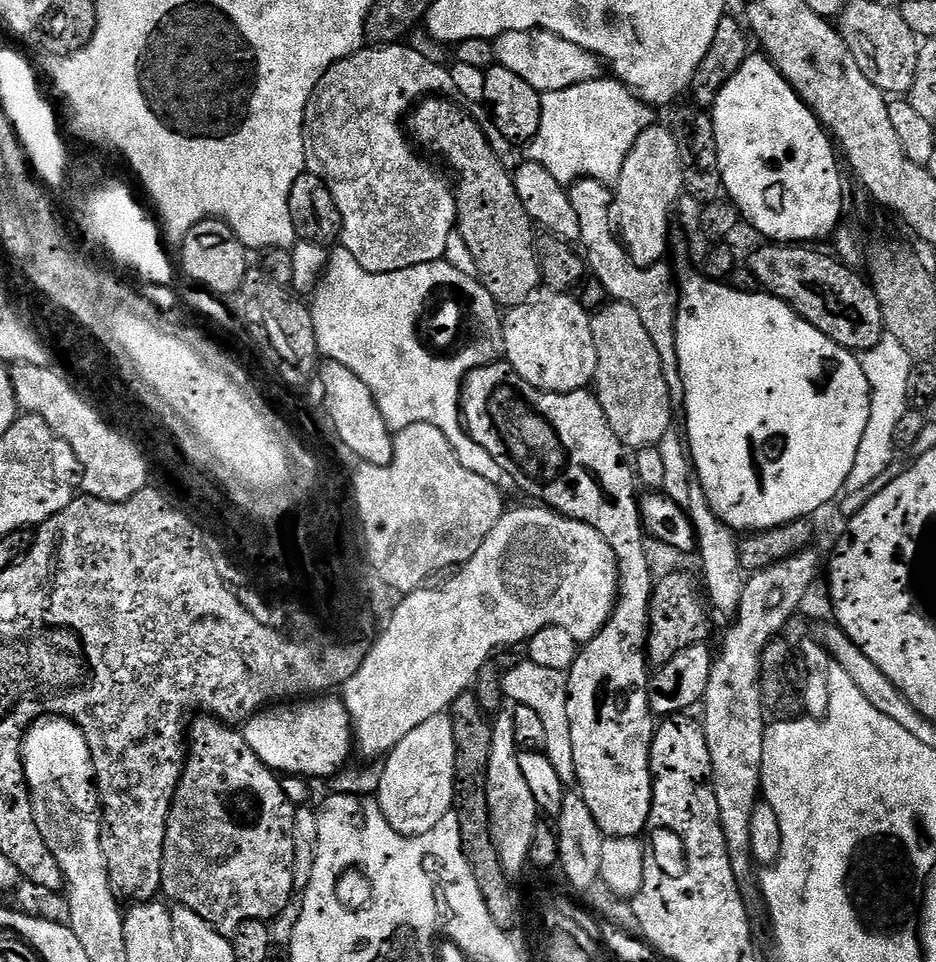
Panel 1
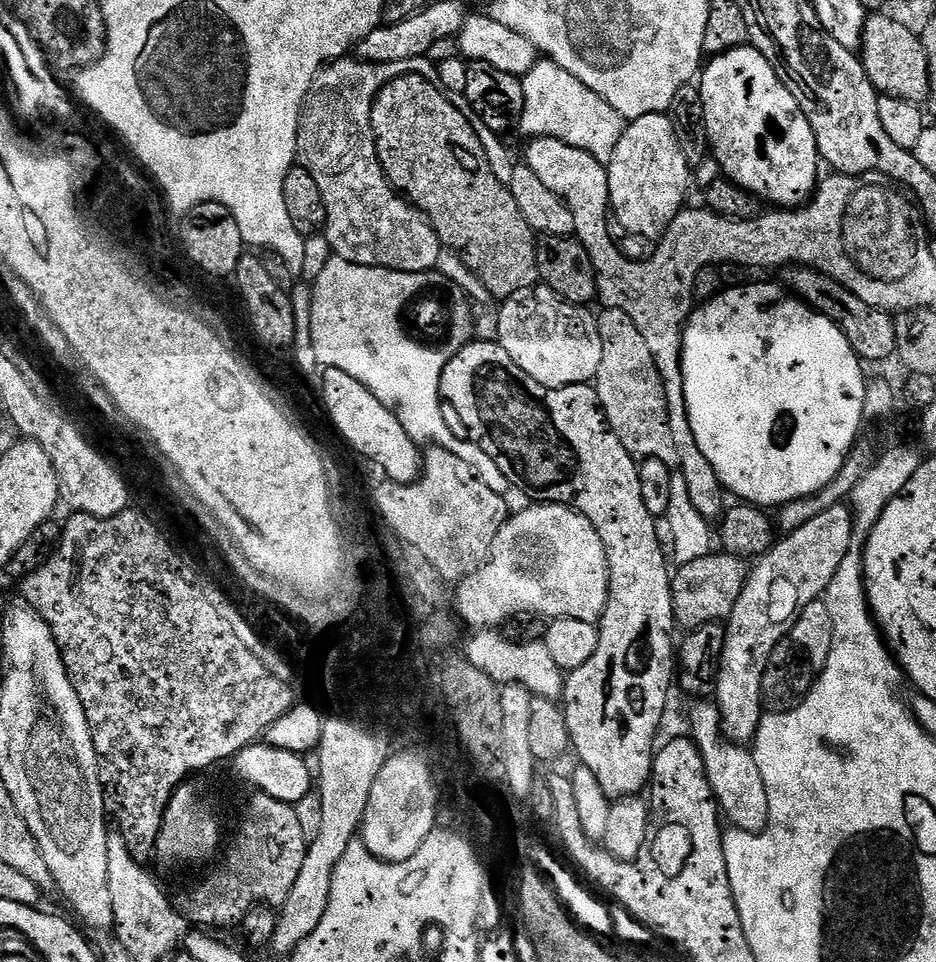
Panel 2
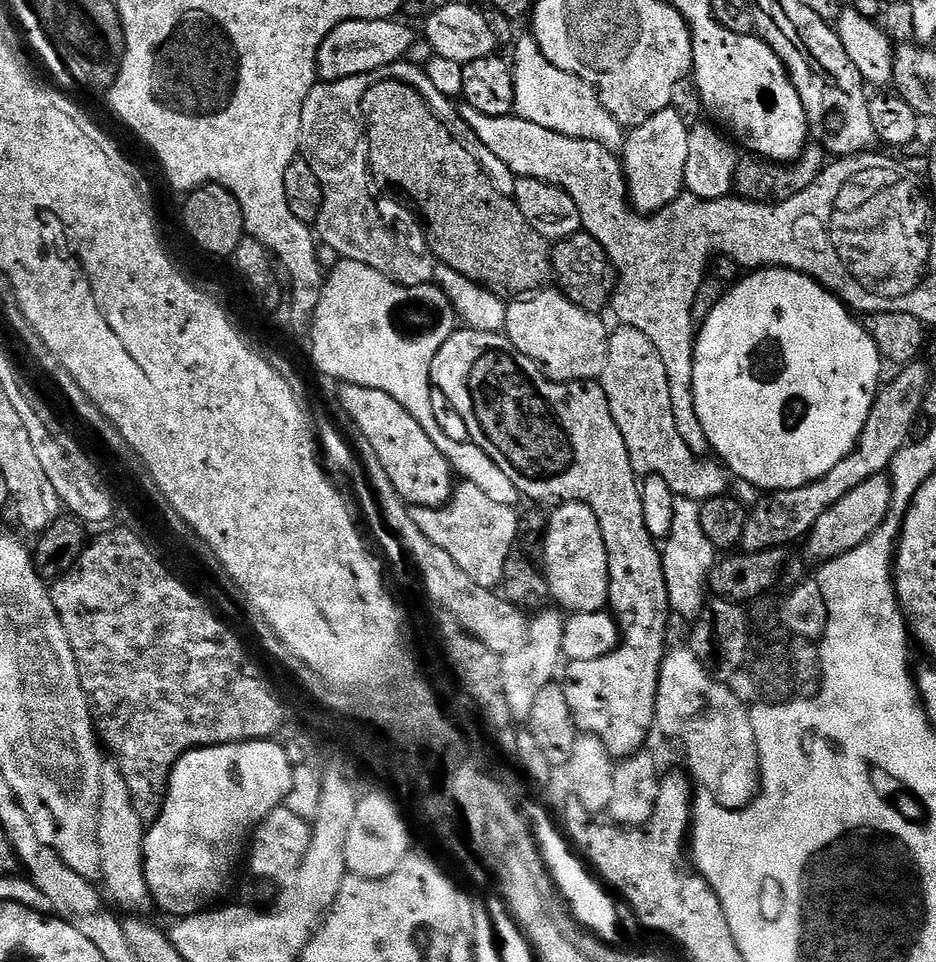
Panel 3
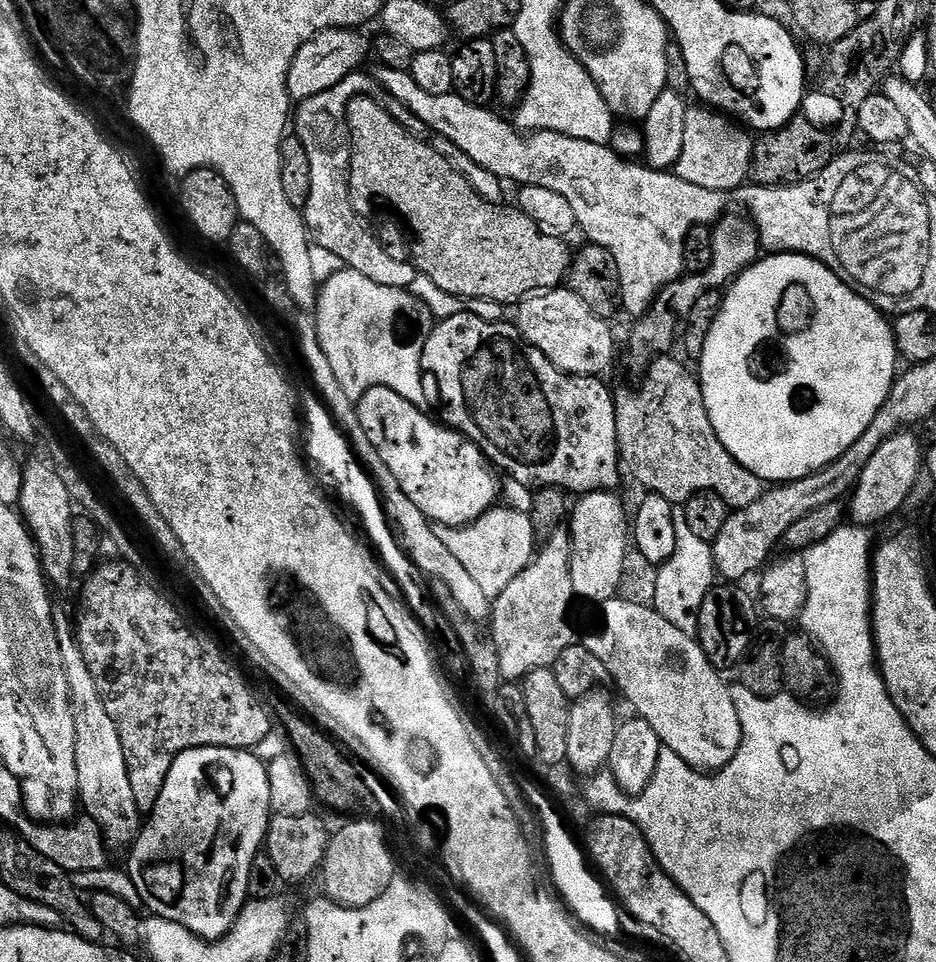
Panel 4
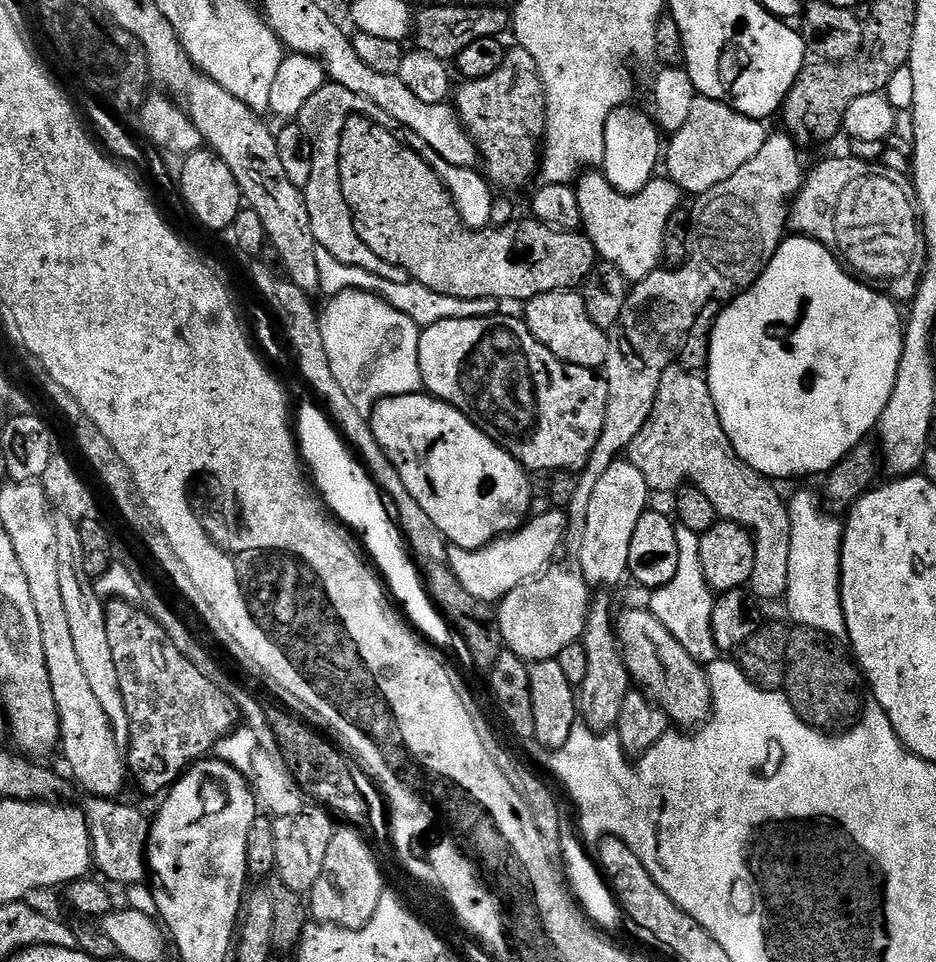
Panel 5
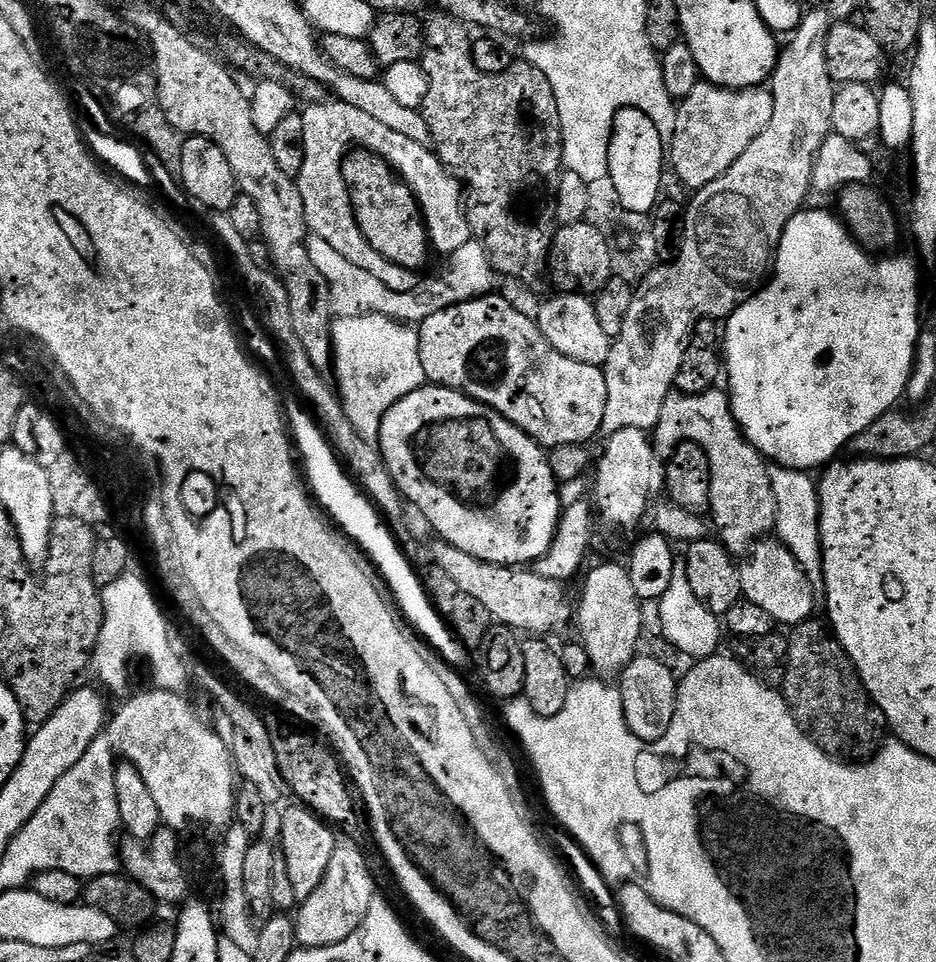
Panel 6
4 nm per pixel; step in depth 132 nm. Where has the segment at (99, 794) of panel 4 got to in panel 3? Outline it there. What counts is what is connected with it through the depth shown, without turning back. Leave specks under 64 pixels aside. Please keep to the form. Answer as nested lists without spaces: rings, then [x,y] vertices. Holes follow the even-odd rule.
[[[115,762],[101,763],[98,842],[102,854],[100,863],[100,876],[102,881],[104,880],[102,888],[110,897],[111,903],[117,909],[125,908],[125,913],[128,914],[147,913],[144,911],[154,904],[154,898],[148,892],[144,877],[145,831],[145,821],[130,798],[130,790],[126,786],[126,778],[122,778],[120,767]]]

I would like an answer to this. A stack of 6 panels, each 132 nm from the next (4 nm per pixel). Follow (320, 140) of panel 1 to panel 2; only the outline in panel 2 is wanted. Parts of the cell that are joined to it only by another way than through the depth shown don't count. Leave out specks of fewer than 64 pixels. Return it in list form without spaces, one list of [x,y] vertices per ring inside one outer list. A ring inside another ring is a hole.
[[[341,58],[325,64],[306,94],[296,135],[299,167],[305,168],[310,178],[318,182],[318,190],[322,190],[322,202],[328,215],[326,235],[333,253],[355,264],[389,268],[391,272],[431,272],[436,268],[442,251],[438,234],[434,234],[424,213],[415,204],[409,204],[385,176],[372,133],[372,107],[377,94],[394,78],[411,75],[425,76],[427,80],[435,81],[436,65],[424,58],[389,64],[372,64],[359,58]]]

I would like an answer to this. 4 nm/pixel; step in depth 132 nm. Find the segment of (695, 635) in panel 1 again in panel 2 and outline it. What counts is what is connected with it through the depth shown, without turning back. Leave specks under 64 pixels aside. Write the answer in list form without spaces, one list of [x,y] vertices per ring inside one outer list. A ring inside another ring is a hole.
[[[723,550],[679,565],[671,573],[672,613],[676,616],[677,625],[681,629],[684,627],[684,630],[700,630],[705,626],[712,626],[708,624],[718,623],[719,620],[720,623],[727,621],[734,602],[738,600],[738,594],[748,580],[749,571],[749,561],[739,560],[737,556],[731,556]]]

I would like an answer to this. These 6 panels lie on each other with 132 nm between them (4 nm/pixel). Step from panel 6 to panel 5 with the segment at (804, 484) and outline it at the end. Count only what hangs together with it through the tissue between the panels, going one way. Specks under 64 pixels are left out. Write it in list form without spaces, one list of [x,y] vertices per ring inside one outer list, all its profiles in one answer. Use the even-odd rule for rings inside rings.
[[[796,492],[787,501],[790,514],[790,574],[786,601],[792,611],[791,619],[806,622],[808,627],[816,628],[827,636],[840,638],[845,635],[844,610],[840,601],[840,551],[844,537],[843,523],[837,517],[824,511],[819,495],[812,492]]]

